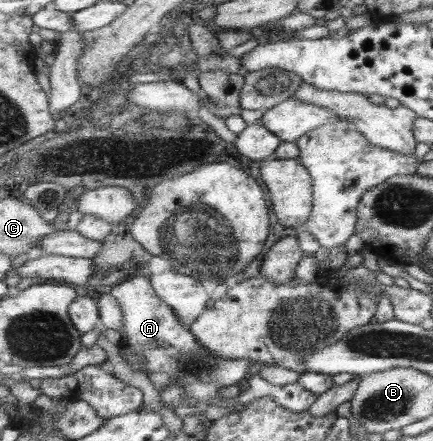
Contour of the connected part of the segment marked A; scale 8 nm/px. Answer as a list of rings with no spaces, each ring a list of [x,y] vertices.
[[[147,272],[114,286],[110,293],[120,302],[125,313],[122,341],[133,352],[145,357],[147,365],[143,367],[144,373],[160,391],[174,382],[187,391],[187,401],[181,405],[179,412],[190,411],[189,400],[196,399],[199,405],[207,406],[206,401],[219,397],[218,391],[222,387],[241,387],[247,382],[246,374],[253,361],[224,359],[203,347],[191,330],[183,326],[180,316],[156,293]]]

